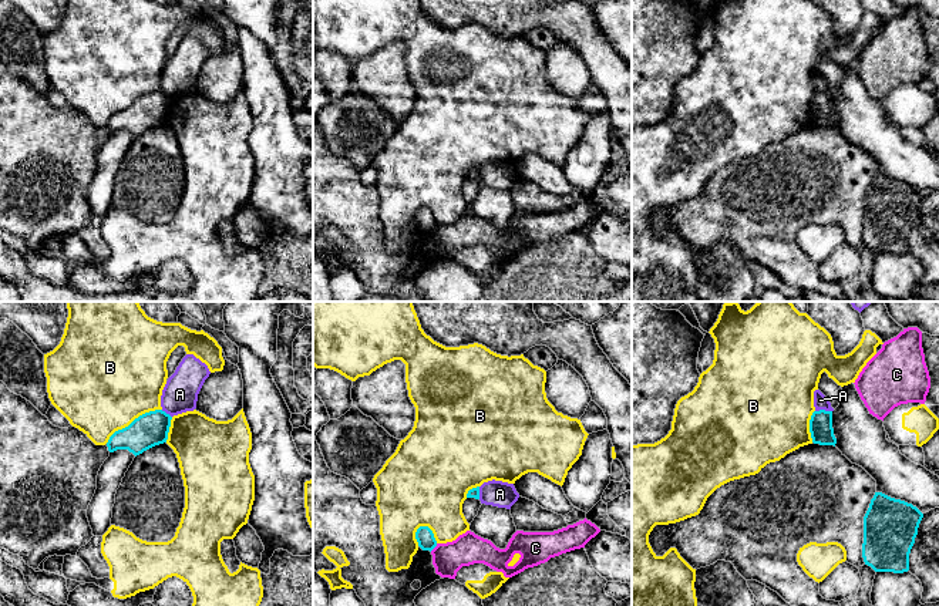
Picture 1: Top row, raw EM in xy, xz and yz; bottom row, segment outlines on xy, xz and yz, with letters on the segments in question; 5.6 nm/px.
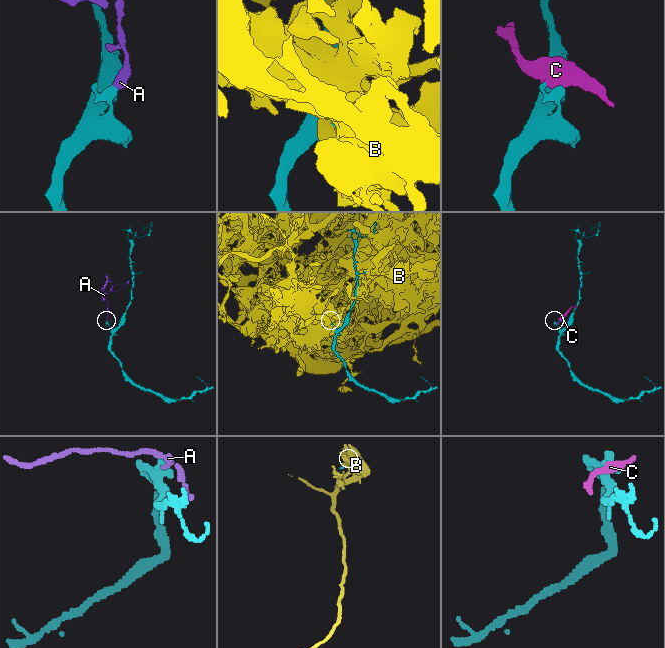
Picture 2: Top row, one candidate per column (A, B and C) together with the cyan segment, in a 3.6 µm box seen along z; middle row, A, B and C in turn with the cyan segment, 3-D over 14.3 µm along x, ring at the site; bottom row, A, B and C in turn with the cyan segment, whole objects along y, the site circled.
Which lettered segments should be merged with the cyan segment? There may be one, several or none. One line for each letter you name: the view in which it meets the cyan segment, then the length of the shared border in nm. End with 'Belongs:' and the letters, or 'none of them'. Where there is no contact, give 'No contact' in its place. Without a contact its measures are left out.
Belongs: none of them

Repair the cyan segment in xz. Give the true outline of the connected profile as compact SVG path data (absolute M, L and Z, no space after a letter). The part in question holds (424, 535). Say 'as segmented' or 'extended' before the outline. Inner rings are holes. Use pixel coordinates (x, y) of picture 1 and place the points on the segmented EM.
as segmented | M420 526L415 532L415 539L423 551L433 551L437 546L433 531L428 526Z

